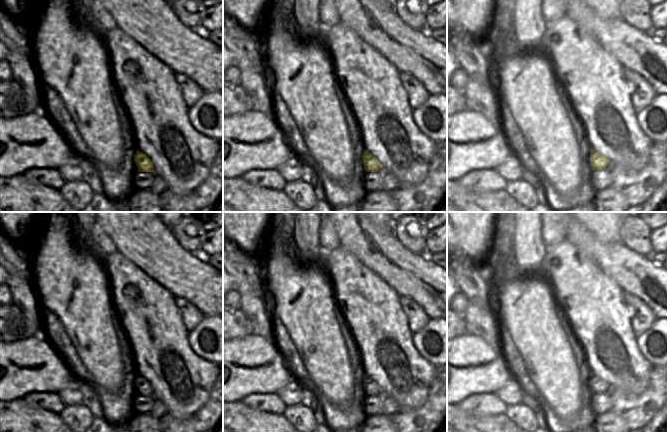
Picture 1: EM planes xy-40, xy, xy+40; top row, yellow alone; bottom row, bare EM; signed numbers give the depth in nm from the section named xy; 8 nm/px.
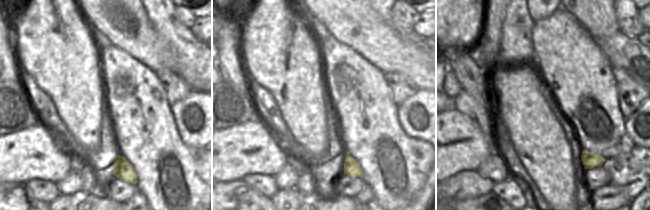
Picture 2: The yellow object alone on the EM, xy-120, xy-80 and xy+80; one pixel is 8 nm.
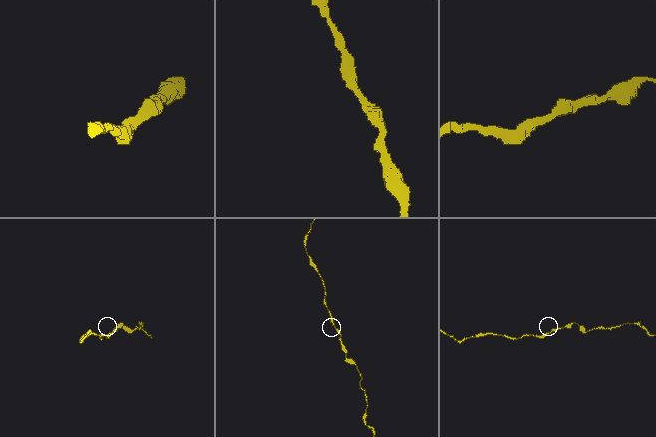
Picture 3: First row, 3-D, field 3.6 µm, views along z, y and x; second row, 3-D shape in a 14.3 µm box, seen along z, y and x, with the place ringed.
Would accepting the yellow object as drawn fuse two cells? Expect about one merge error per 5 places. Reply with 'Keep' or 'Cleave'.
Keep.

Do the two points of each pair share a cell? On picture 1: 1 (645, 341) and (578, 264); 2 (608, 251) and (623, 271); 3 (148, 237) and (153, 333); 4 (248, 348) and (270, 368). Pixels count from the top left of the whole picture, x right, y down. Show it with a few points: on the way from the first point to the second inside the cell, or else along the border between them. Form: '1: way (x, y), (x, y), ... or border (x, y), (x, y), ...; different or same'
1: border (635, 338), (637, 348), (647, 359); different
2: way (612, 256), (622, 266); same
3: border (133, 262), (169, 292); different
4: way (256, 356), (261, 361), (271, 361); same

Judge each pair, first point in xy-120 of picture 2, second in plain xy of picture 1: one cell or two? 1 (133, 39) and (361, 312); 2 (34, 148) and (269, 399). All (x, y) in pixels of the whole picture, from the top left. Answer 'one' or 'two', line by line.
1: two
2: two

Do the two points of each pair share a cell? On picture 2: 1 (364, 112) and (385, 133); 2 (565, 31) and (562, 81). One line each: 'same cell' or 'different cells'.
1: same cell
2: same cell

